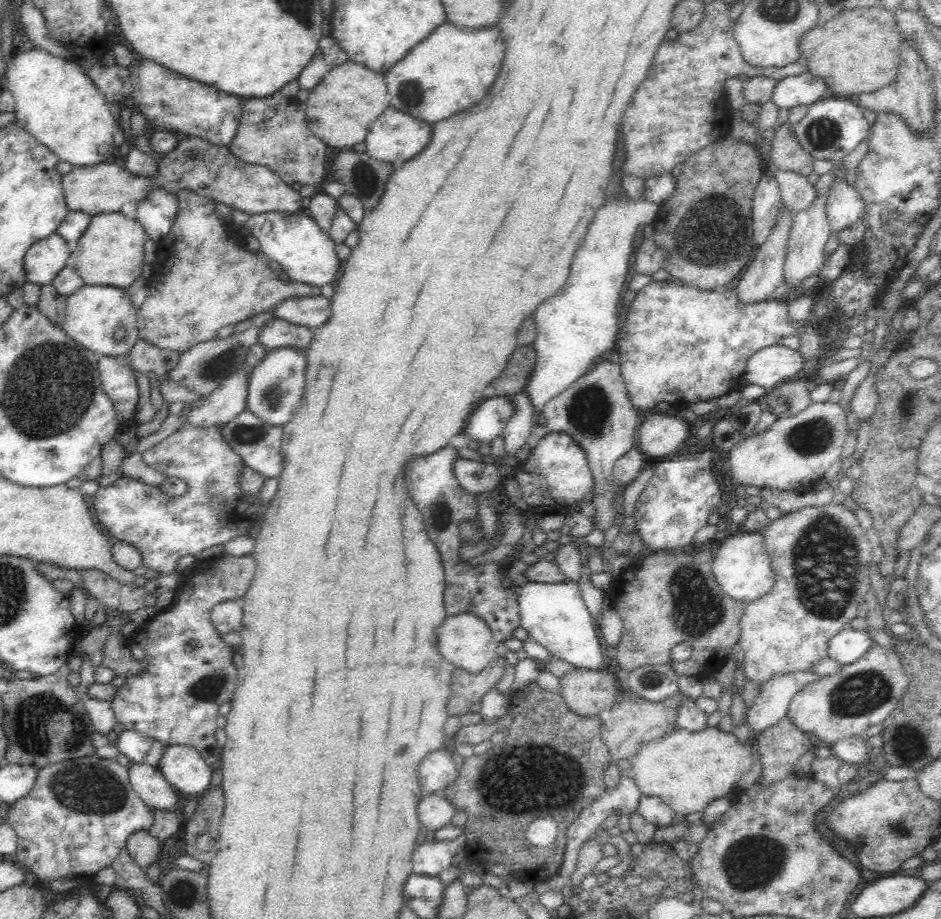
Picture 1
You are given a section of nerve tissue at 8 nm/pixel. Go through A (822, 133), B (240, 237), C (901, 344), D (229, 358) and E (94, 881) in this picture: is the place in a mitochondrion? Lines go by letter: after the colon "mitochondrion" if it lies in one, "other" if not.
A: mitochondrion
B: other
C: other
D: mitochondrion
E: other

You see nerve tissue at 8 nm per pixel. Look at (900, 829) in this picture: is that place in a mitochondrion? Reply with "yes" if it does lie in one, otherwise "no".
yes

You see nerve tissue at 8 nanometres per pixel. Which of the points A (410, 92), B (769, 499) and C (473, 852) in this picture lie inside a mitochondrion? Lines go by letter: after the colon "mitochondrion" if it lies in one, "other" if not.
A: mitochondrion
B: other
C: other

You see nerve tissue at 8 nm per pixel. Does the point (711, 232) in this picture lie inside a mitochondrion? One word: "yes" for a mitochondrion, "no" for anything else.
yes

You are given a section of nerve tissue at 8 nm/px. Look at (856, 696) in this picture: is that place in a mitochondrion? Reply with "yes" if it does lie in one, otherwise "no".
yes

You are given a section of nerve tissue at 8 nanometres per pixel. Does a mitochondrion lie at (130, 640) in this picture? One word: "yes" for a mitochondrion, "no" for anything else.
no

